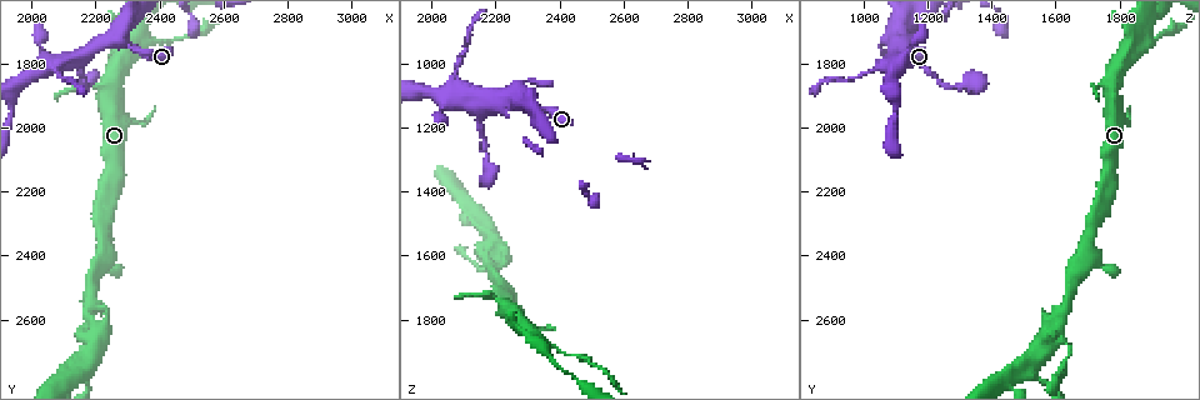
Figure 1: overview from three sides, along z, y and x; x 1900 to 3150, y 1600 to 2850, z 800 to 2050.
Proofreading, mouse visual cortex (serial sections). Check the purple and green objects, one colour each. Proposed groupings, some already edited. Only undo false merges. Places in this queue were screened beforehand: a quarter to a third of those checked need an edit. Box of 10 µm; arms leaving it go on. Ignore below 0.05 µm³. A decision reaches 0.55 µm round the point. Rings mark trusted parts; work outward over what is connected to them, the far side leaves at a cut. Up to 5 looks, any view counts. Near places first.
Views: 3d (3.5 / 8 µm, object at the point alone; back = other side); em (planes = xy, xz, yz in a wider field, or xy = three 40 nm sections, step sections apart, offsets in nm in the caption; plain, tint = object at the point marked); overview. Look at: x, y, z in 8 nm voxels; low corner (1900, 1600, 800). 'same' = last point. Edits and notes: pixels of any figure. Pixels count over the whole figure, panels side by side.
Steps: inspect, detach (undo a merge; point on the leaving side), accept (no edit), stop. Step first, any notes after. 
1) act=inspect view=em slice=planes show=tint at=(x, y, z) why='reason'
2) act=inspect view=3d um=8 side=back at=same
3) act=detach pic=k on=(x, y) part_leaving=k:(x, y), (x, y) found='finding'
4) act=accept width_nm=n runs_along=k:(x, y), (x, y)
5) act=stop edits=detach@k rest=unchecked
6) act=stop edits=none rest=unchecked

act=inspect view=3d um=3.5 side=back at=(2260, 1720, 1090) why='a narrow waist'

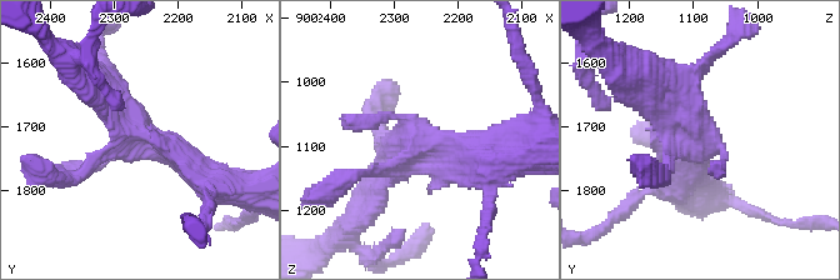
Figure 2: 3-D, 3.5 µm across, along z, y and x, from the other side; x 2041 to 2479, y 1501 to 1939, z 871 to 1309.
act=inspect view=em slice=xy step=5 show=tint at=(2260, 1715, 1095) why='now the EM'

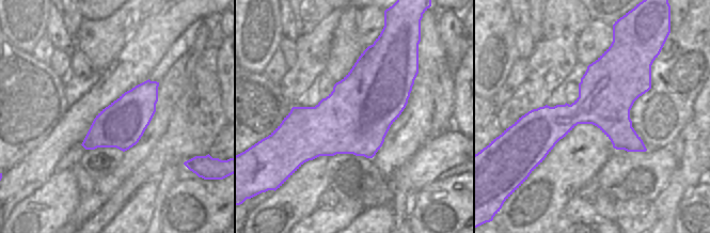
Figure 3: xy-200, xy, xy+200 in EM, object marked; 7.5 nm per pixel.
act=accept width_nm=550 runs_along=2:(360, 173), (421, 144), (486, 164) found='one cell here'

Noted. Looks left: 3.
act=inspect view=3d um=3.5 at=(2220, 2650, 1590) why='thin neck'

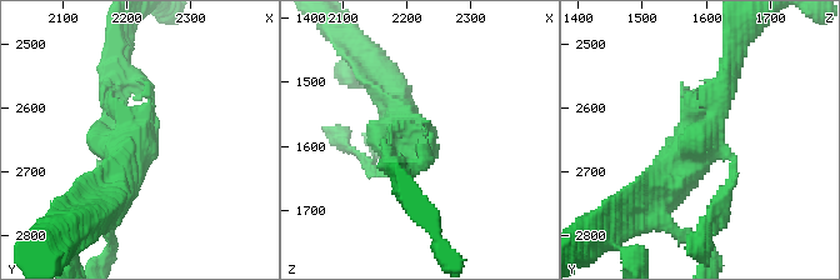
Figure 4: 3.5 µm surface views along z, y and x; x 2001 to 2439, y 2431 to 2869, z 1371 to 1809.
act=accept runs_along=4:(730, 69), (718, 119), (653, 199) found='all the same cell'

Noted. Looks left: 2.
act=stop edits=none rest=unchecked

